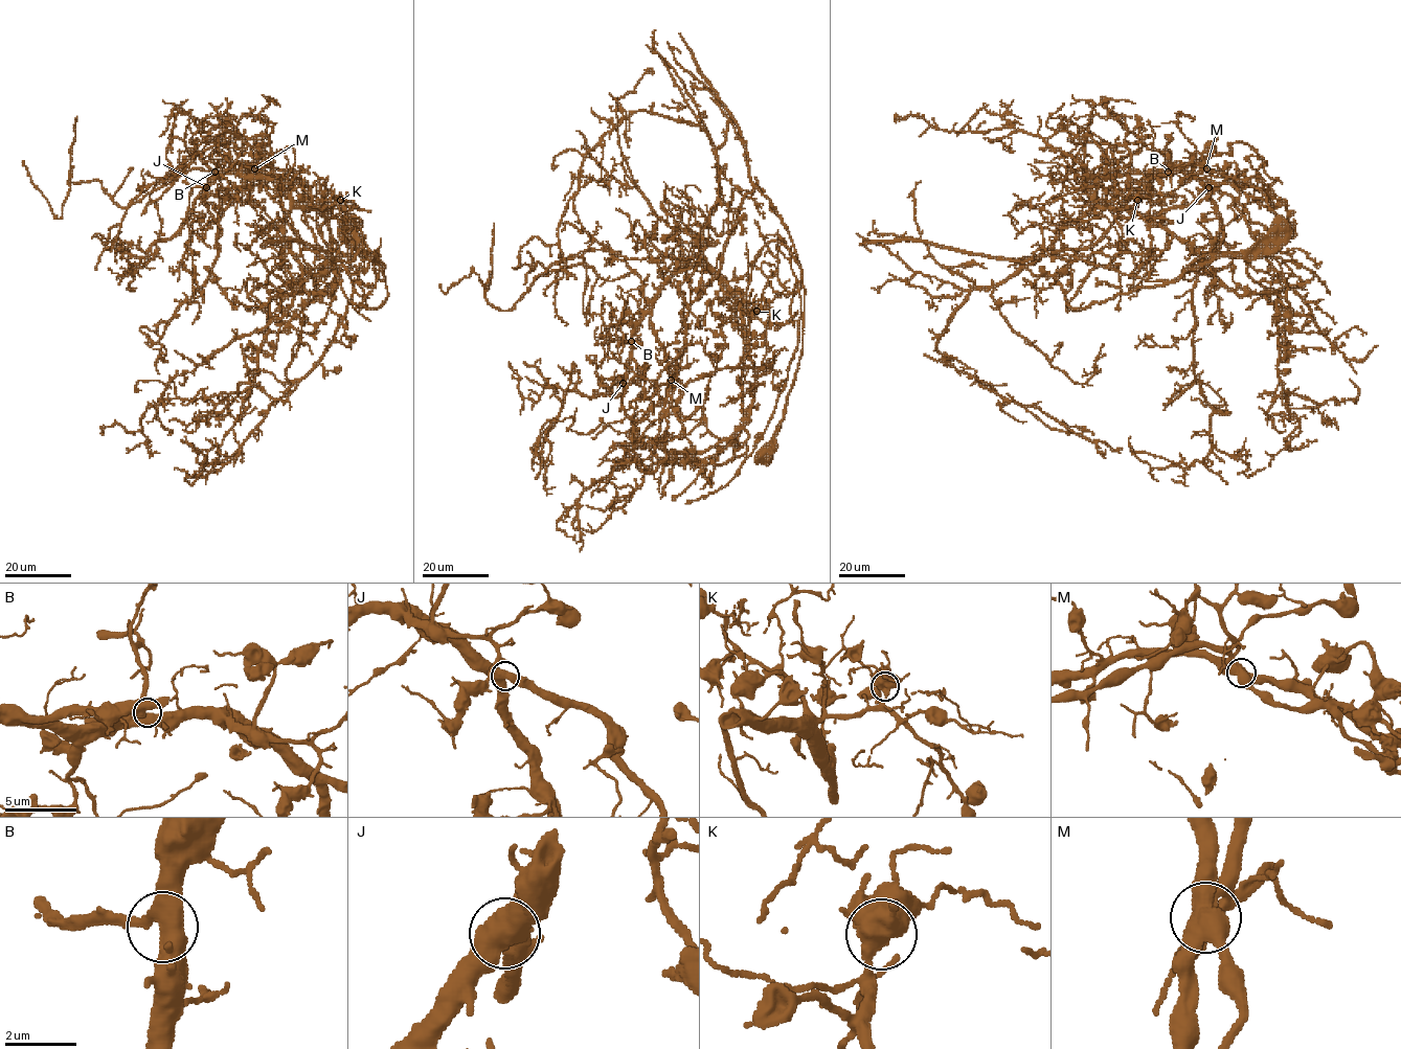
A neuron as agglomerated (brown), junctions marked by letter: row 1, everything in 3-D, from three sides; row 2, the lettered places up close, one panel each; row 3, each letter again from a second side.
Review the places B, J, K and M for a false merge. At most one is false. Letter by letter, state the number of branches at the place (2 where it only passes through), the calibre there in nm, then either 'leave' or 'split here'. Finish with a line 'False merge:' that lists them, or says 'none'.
B: 3 | 460 nm | leave
J: 3 | 500 nm | leave
K: 3 | 550 nm | leave
M: 3 | 550 nm | split here
False merge: M

